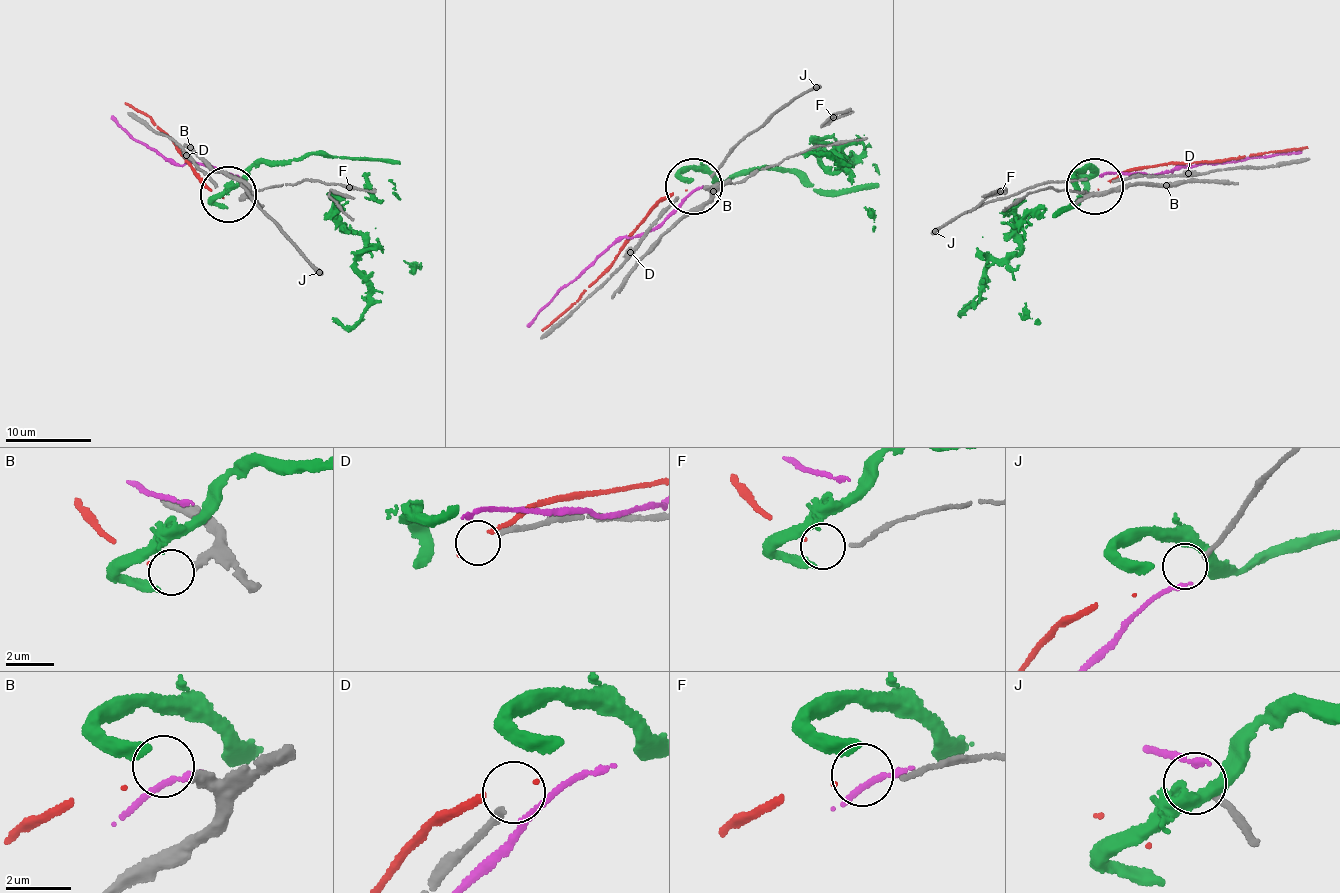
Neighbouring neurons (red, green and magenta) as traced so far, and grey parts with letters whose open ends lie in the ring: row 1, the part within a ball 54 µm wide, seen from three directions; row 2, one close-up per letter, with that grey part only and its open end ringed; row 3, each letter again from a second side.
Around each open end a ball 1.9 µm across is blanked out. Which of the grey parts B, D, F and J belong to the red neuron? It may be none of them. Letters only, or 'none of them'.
F

